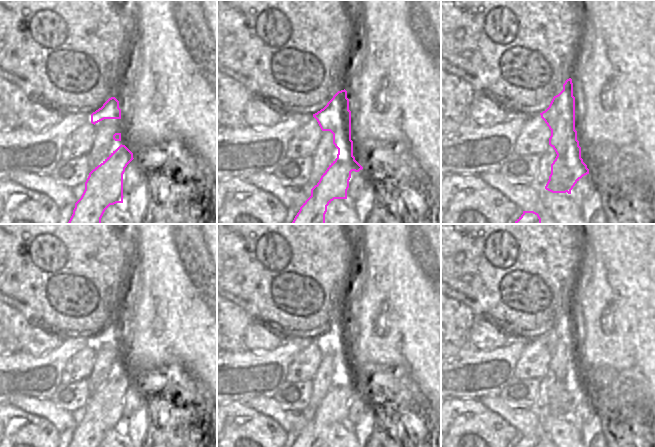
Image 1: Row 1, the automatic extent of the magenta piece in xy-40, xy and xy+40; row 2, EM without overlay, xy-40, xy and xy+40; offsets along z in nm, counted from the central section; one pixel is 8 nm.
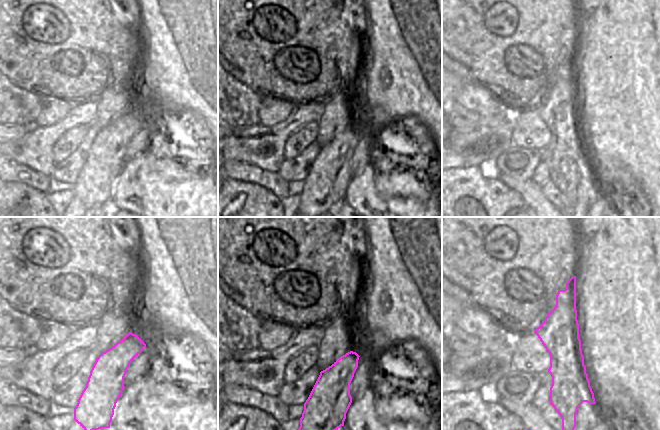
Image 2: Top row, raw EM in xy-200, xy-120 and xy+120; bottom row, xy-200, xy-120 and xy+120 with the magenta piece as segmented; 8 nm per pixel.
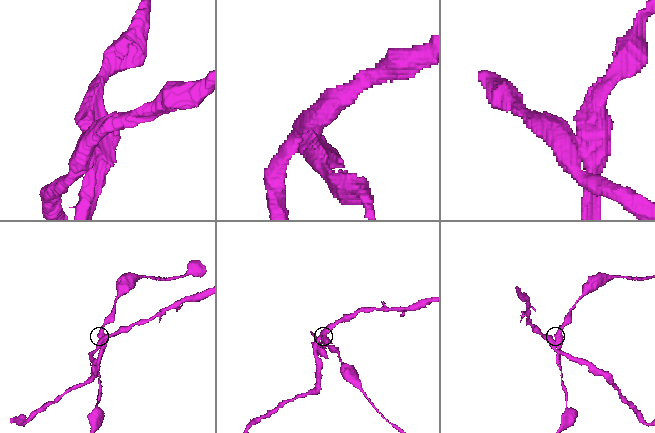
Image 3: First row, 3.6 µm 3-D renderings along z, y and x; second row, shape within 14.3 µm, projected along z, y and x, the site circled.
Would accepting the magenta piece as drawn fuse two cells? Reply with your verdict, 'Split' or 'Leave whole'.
Split.

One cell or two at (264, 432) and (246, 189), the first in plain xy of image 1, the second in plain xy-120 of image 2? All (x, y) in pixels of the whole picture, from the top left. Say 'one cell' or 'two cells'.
one cell

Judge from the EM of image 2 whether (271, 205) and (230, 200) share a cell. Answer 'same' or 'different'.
same

